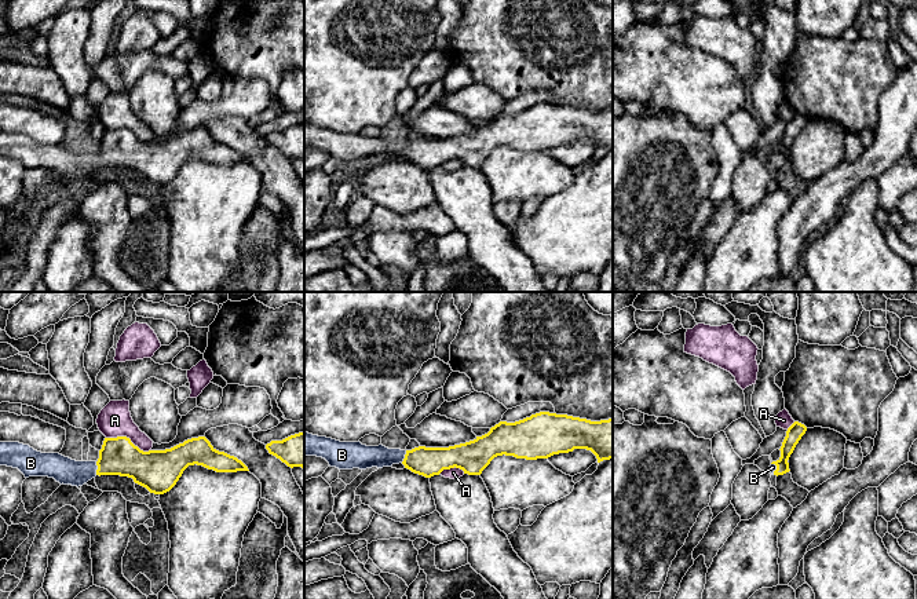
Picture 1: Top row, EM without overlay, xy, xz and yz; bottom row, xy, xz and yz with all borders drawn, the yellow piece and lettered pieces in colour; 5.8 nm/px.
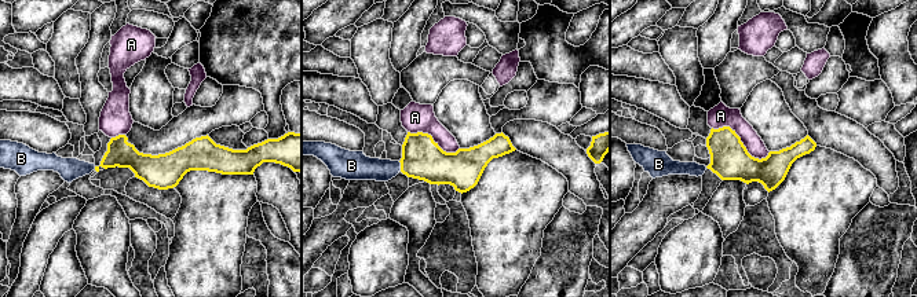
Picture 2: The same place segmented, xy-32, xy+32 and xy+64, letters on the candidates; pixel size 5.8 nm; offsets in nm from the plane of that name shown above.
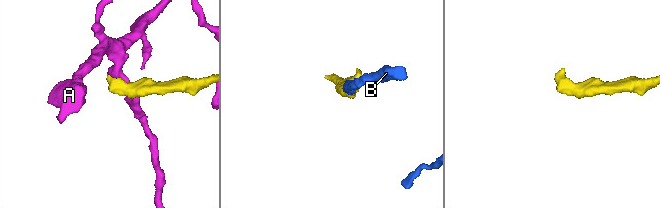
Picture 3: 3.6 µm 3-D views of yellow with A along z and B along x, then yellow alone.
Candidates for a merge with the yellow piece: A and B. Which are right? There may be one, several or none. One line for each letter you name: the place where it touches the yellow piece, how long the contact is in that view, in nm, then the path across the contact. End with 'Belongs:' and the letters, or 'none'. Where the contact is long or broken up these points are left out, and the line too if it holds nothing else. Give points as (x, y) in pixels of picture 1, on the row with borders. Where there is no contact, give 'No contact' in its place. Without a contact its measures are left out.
B: Touches yellow at xy (98, 468). Shared border 80 nm. Path across: xy (119, 456), (98, 468), (64, 470)
Belongs: B

